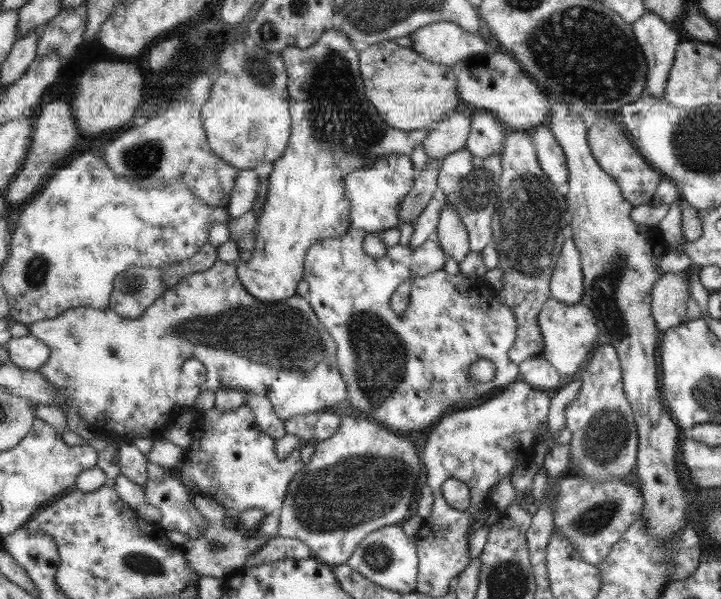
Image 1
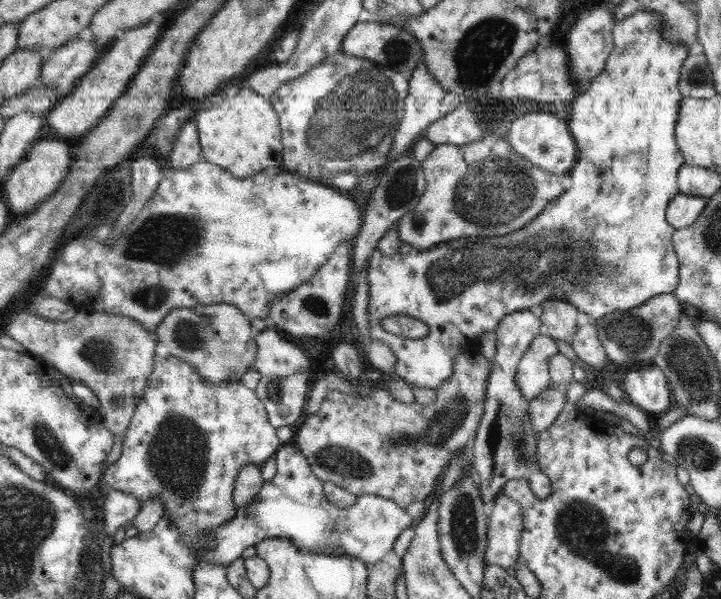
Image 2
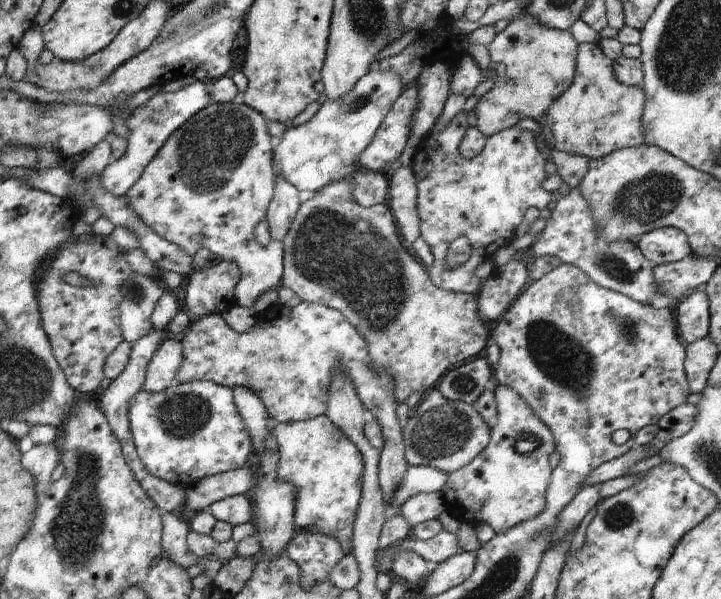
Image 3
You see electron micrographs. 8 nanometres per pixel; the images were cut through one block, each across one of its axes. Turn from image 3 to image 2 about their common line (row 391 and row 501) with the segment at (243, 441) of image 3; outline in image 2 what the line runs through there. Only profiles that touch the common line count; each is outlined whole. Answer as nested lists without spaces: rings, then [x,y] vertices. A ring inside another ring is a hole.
[[[154,355],[154,368],[144,395],[122,440],[122,455],[113,465],[104,467],[101,480],[110,490],[132,493],[140,504],[160,497],[166,505],[166,513],[170,513],[175,526],[185,536],[188,548],[198,549],[202,545],[201,534],[209,534],[211,528],[236,516],[233,492],[240,468],[250,462],[262,466],[276,455],[281,445],[277,430],[269,424],[263,402],[241,380],[208,385],[208,381],[188,363],[172,355],[167,358]]]

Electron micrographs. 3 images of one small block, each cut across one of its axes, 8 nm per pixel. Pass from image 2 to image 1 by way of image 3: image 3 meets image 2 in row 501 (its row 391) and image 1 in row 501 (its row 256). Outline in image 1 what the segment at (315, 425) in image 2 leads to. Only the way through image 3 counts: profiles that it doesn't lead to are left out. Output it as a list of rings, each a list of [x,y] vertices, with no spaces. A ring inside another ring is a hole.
[[[362,414],[343,416],[338,431],[327,440],[315,442],[314,454],[309,464],[296,472],[287,486],[287,493],[280,508],[279,528],[276,537],[256,536],[246,538],[233,526],[226,524],[225,508],[208,495],[197,494],[194,506],[208,520],[208,529],[200,537],[189,539],[180,545],[187,565],[198,576],[210,576],[226,580],[245,566],[247,558],[258,552],[272,538],[294,538],[304,542],[314,558],[334,567],[343,565],[364,538],[389,525],[400,525],[414,511],[423,478],[423,468],[416,445],[409,436],[392,434],[378,423],[370,422]]]

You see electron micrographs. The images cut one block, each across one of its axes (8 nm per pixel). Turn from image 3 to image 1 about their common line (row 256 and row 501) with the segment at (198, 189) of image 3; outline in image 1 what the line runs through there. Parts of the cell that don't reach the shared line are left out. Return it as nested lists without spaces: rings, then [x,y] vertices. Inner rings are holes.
[[[246,404],[229,412],[216,408],[199,412],[192,423],[191,434],[192,443],[186,447],[184,459],[174,474],[187,488],[192,502],[197,494],[201,494],[222,505],[228,526],[237,525],[239,514],[245,510],[260,509],[266,515],[279,510],[289,482],[304,467],[300,458],[301,445],[286,459],[276,457],[276,440],[260,430],[254,413]],[[192,486],[198,490],[194,492]]]

